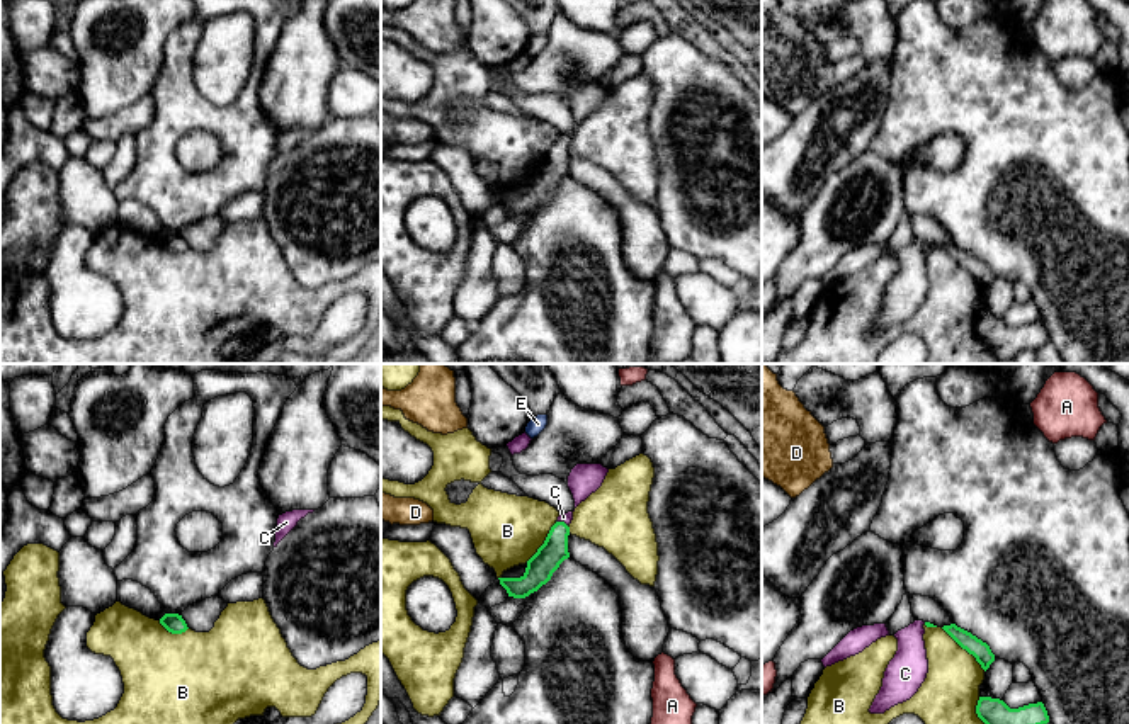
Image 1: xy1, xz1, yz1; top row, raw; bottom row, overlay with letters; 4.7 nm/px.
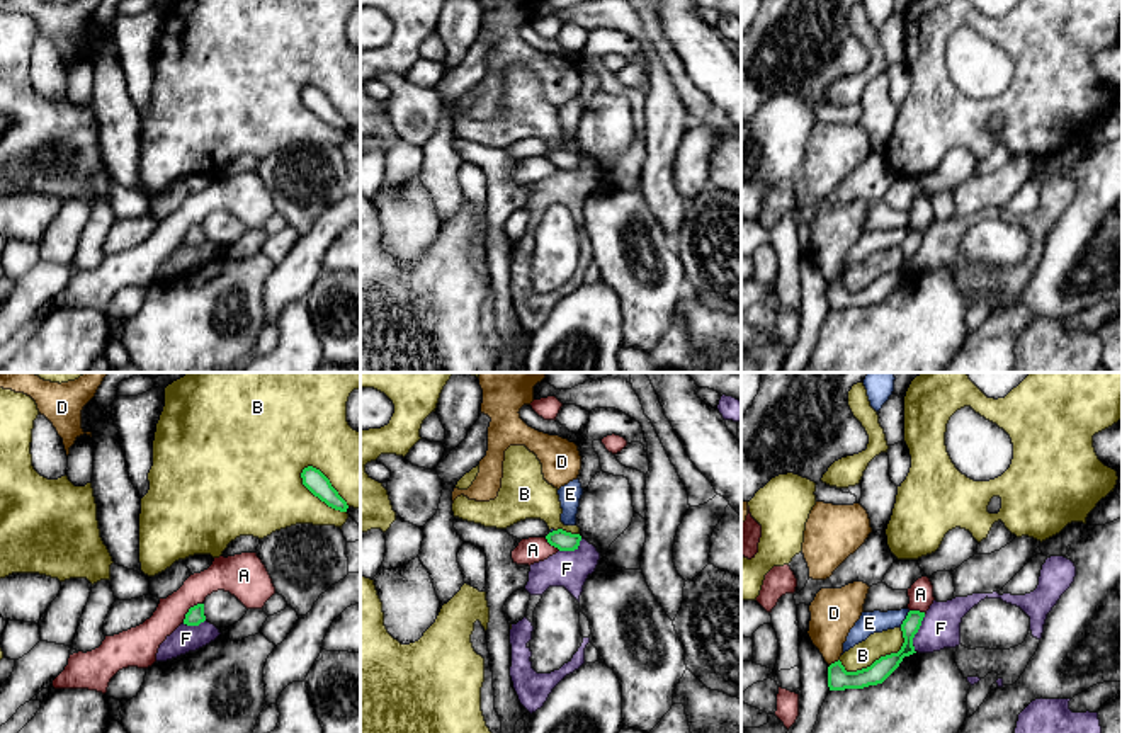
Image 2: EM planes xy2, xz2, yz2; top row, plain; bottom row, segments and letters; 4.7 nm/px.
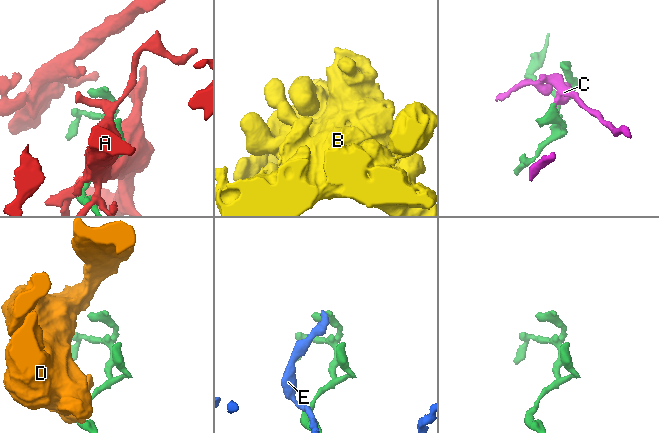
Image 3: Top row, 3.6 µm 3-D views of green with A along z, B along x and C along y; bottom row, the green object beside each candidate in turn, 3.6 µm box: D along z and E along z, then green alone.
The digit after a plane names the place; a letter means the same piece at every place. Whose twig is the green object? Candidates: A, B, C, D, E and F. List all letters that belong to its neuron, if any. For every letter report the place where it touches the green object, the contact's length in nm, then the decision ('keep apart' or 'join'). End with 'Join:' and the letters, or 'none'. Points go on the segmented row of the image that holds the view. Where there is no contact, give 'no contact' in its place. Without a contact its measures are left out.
A: contact xy2 (189, 609); length 130 nm; keep apart
B: contact xy2 (317, 495); length 300 nm; keep apart
C: contact xz1 (561, 522); length 60 nm; join
D: contact yz2 (835, 662); length 60 nm; keep apart
E: contact yz2 (905, 619); length 90 nm; keep apart
F: contact yz2 (917, 631); length 190 nm; keep apart
Join: C

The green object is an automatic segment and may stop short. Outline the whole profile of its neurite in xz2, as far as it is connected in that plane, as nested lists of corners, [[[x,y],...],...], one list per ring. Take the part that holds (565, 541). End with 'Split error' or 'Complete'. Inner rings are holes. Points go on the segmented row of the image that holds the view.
[[[563,529],[552,531],[546,536],[547,543],[559,551],[575,551],[580,546],[581,536]]]. Complete

